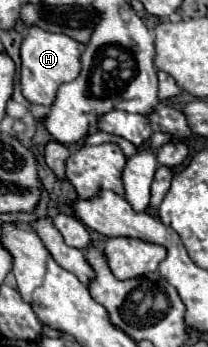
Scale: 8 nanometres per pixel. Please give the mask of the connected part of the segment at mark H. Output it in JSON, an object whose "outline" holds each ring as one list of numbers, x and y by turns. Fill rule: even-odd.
{"outline":[[29,27,21,43,21,91,29,103,51,107,61,83,73,81,81,71,81,49,75,39,63,33,49,33,41,27]]}

